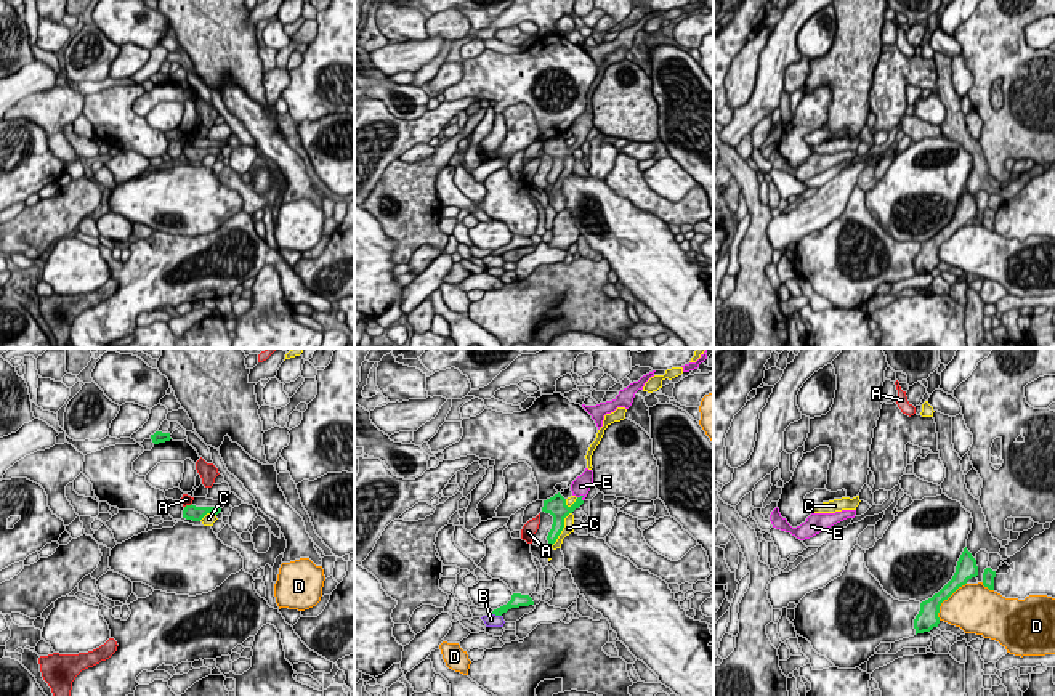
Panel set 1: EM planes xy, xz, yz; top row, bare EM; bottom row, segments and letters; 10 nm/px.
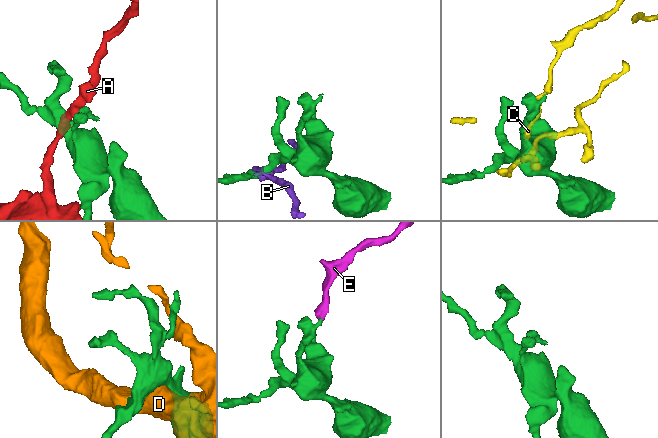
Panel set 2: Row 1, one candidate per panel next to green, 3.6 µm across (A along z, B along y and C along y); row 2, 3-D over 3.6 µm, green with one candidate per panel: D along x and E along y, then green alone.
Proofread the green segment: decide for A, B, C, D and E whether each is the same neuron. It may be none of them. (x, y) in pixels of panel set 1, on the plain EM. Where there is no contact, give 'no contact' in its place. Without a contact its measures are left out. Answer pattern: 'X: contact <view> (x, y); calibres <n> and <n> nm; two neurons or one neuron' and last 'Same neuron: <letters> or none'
A: contact xy (188, 146); calibres 160 and 100 nm; two neurons
B: contact xz (496, 255); calibres 120 and 130 nm; two neurons
C: contact xz (561, 170); calibres 200 and 100 nm; two neurons
D: contact yz (945, 239); calibres 200 and 420 nm; two neurons
E: contact xz (581, 140); calibres 190 and 190 nm; one neuron
Same neuron: E

